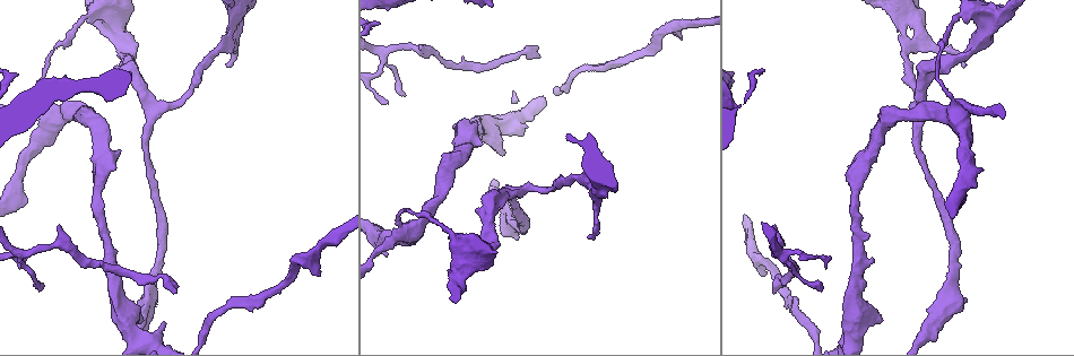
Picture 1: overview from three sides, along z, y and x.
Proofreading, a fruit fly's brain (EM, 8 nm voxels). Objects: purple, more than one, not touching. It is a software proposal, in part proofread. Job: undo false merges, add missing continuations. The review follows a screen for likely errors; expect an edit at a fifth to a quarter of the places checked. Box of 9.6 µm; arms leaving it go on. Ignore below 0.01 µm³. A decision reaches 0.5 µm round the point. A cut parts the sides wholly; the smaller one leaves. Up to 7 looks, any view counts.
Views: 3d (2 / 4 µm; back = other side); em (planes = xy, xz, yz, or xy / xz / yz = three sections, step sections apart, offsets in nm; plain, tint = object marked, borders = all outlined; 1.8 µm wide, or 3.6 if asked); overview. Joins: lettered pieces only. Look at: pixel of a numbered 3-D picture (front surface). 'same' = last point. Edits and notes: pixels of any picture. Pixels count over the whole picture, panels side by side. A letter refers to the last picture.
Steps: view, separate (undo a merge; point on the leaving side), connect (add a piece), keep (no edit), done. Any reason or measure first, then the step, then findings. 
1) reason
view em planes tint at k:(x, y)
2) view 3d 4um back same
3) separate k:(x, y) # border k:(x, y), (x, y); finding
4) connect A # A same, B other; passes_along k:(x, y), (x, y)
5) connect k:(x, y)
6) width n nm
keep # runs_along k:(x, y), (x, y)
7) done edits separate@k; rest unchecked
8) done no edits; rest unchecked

end of a long branch
view 3d 4um at 1:(775, 291)

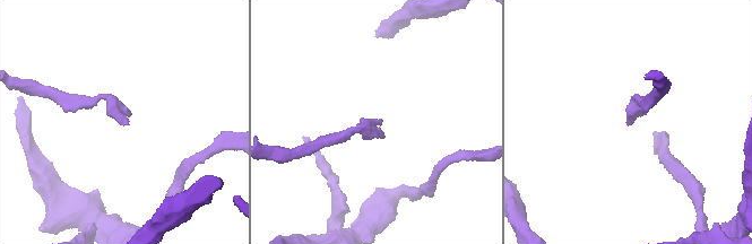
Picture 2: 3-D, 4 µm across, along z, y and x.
now the EM
view em planes plain at 2:(380, 121)

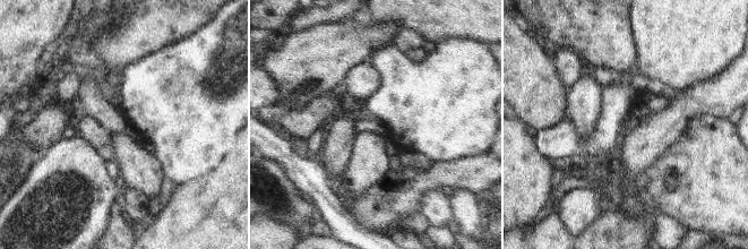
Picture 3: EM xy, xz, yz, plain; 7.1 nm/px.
what lies round it
view em planes borders same

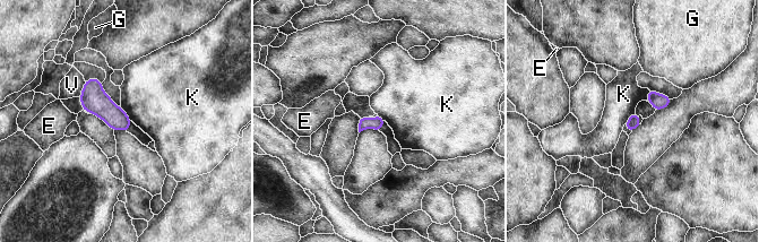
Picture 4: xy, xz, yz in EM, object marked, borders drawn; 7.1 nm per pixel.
keep # E other, G other, K other, V other; border 4:(120, 106), (131, 120); no lettered piece goes on from it

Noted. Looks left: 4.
thick end
view 3d 2um back at 1:(527, 127)

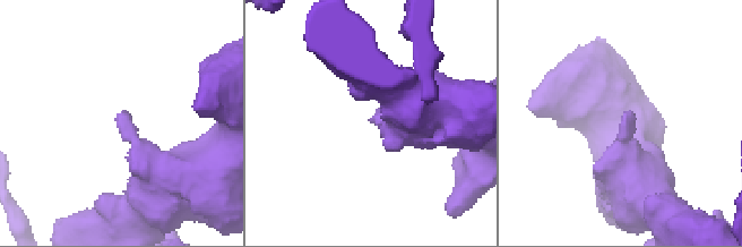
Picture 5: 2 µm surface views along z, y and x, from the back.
now the EM
view em planes borders at 5:(120, 113)

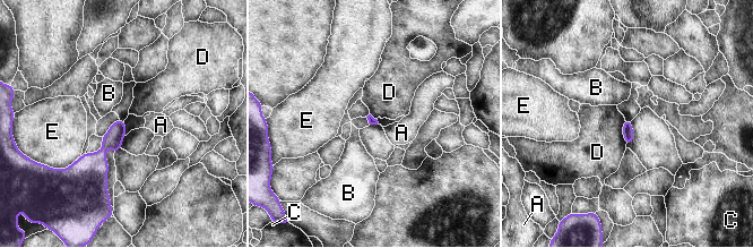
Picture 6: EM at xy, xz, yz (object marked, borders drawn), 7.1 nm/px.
keep # A other, B other, C other, D other, E other; border 6:(624, 119), (623, 138), (625, 145); no lettered piece goes on from it

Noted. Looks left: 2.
four-way junction
view em planes plain at 1:(381, 52)

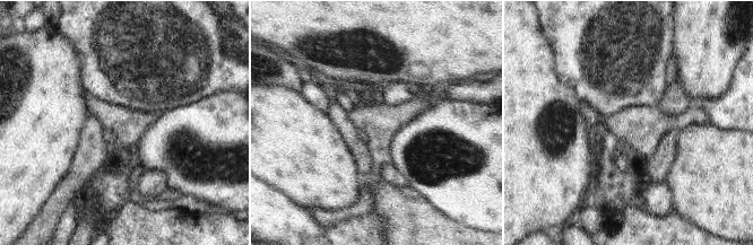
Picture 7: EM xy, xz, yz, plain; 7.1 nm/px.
what lies round it
view em planes borders same

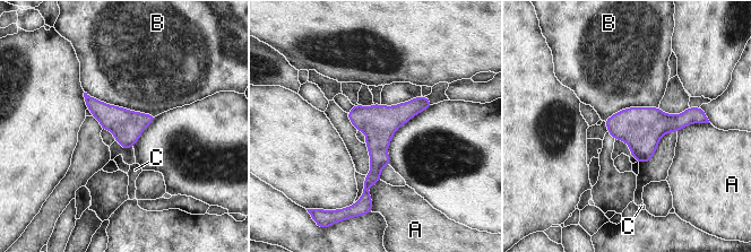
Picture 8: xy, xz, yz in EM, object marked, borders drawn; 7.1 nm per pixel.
keep # A other, B other, C other; border 8:(85, 92), (109, 104), (156, 115); one cell here

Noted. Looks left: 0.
done no edits; rest unchecked

